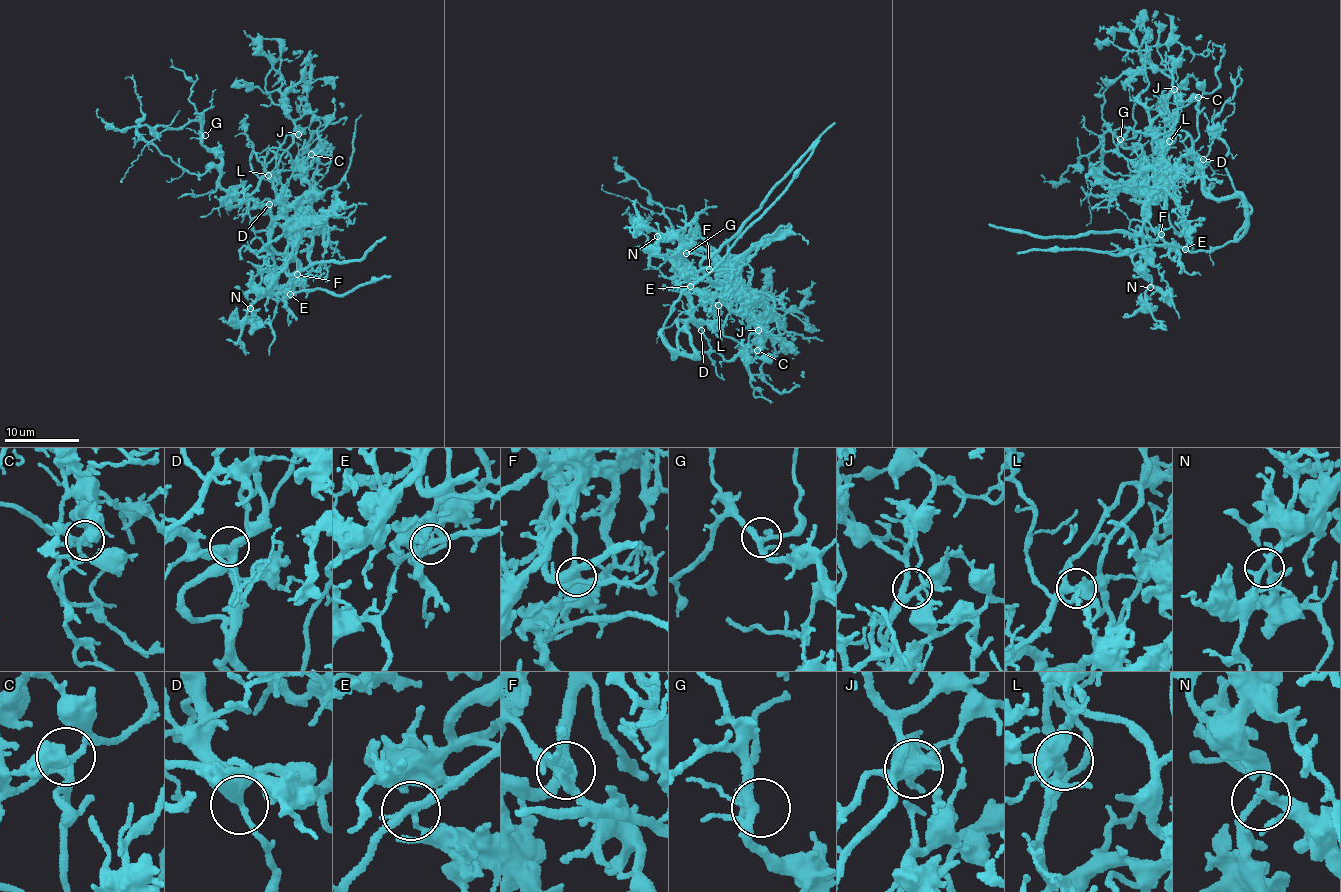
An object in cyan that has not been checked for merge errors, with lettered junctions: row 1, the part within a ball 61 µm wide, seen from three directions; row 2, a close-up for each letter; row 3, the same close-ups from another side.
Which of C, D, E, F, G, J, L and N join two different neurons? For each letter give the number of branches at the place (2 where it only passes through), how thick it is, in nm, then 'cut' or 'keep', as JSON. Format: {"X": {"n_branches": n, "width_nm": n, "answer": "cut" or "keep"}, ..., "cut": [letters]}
{"C": {"n_branches": 3, "width_nm": 400, "answer": "keep"}, "D": {"n_branches": 4, "width_nm": 340, "answer": "keep"}, "E": {"n_branches": 4, "width_nm": 240, "answer": "cut"}, "F": {"n_branches": 4, "width_nm": 240, "answer": "keep"}, "G": {"n_branches": 5, "width_nm": 280, "answer": "keep"}, "J": {"n_branches": 3, "width_nm": 240, "answer": "keep"}, "L": {"n_branches": 3, "width_nm": 320, "answer": "keep"}, "N": {"n_branches": 5, "width_nm": 240, "answer": "keep"}, "cut": ["E"]}

